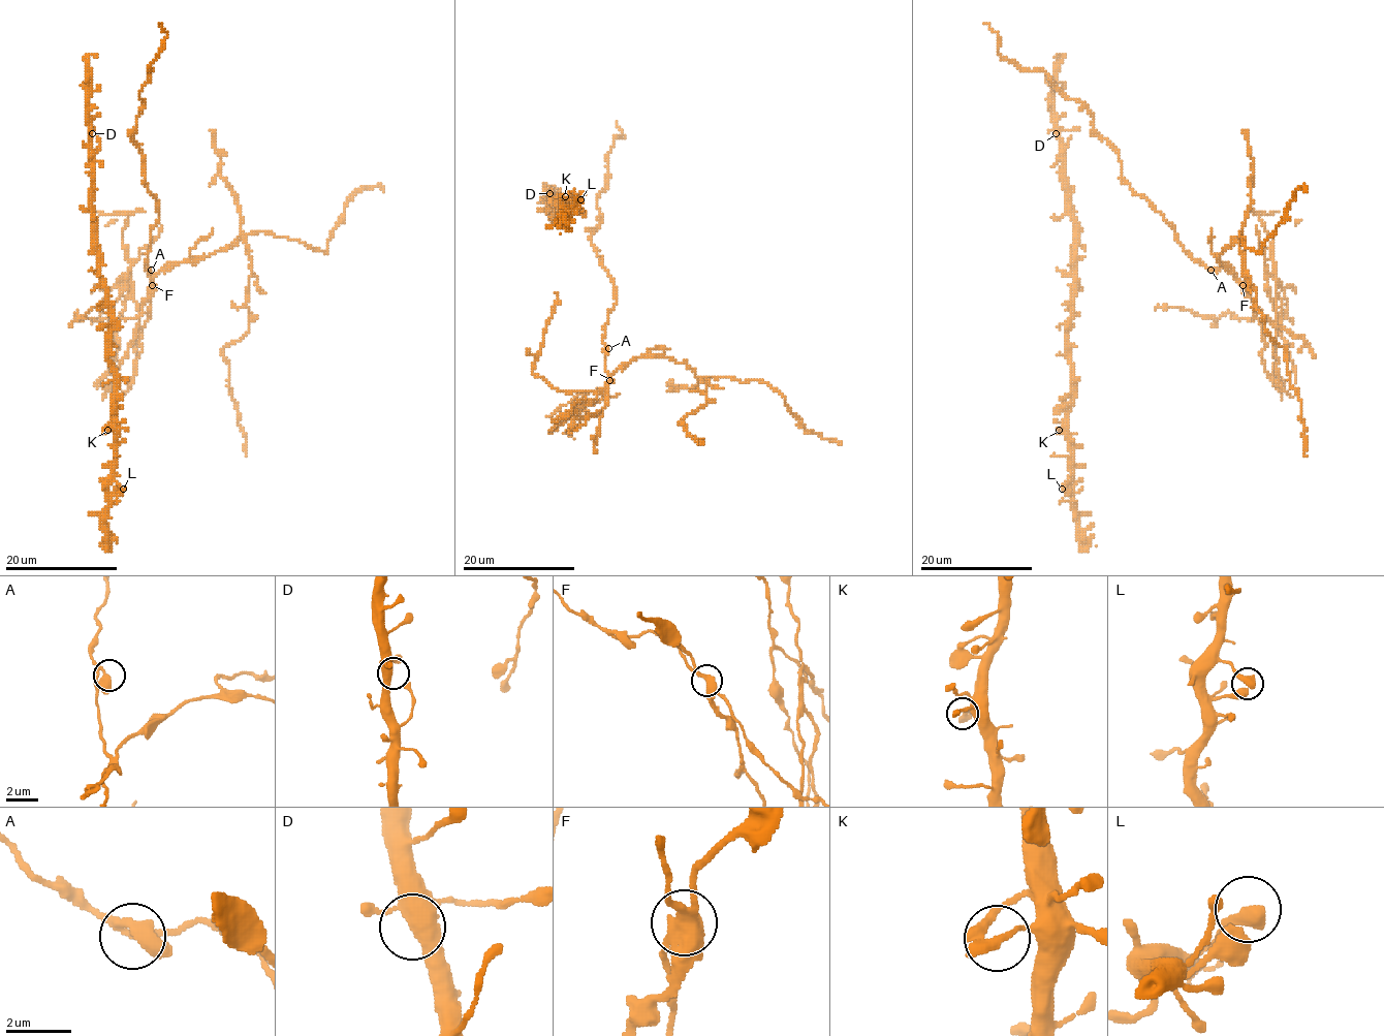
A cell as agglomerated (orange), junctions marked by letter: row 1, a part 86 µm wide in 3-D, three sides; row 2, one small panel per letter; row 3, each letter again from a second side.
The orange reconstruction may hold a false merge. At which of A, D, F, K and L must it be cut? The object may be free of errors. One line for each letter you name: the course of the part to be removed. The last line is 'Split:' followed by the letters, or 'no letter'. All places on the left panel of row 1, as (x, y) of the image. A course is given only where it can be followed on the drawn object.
Split: F

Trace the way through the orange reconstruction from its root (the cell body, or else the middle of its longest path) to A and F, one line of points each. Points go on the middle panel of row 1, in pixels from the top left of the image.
A: (601, 258), (601, 265), (611, 278), (616, 299), (604, 325), (603, 343), (608, 348)
F: (601, 258), (601, 265), (611, 278), (616, 299), (616, 305), (607, 313), (603, 338), (604, 364), (610, 380)

